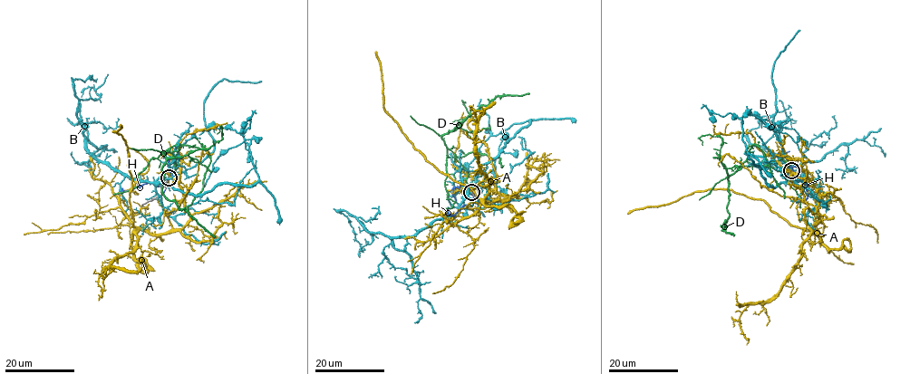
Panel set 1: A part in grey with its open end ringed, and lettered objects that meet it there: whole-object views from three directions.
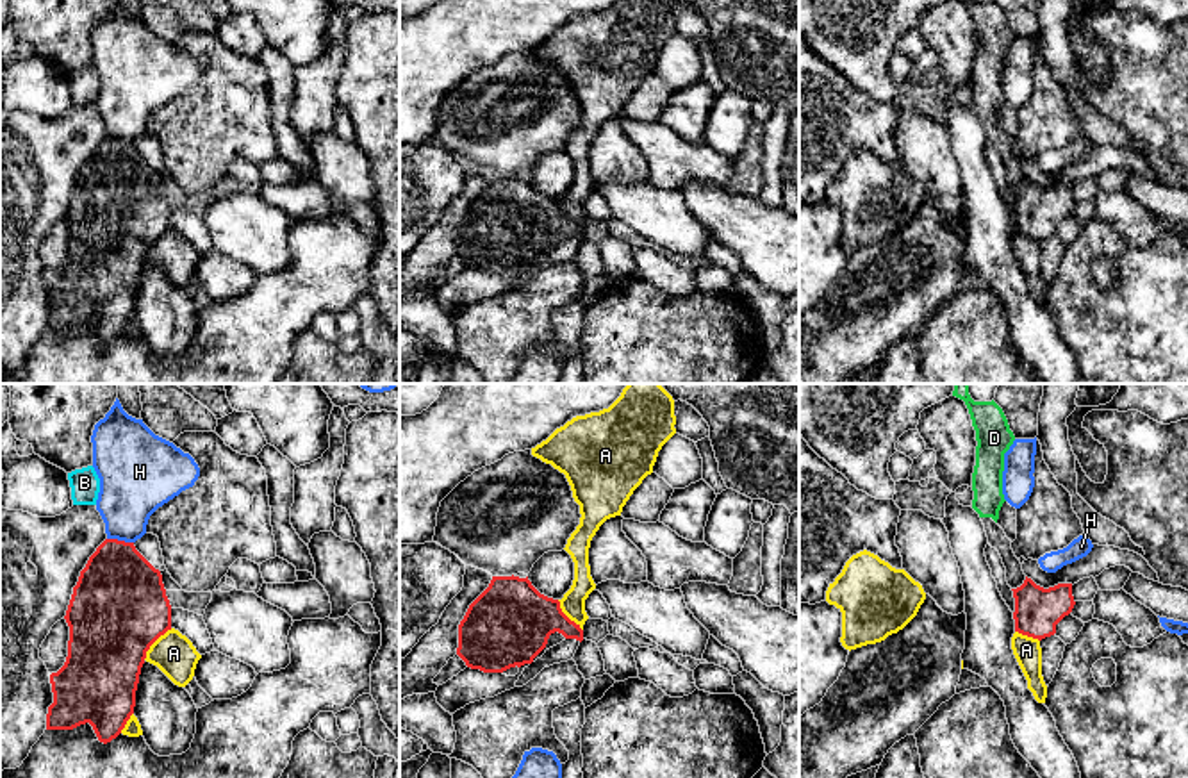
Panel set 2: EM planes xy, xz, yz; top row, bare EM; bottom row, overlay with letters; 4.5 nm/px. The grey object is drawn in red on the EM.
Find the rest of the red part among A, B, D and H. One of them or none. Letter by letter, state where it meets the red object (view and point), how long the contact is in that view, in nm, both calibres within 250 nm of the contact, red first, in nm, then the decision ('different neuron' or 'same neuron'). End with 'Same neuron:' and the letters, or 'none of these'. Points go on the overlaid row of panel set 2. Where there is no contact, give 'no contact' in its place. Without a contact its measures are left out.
A: xy (154, 641) | 190 nm | 440/190 nm | different neuron
B: no contact | different neuron
D: no contact | same neuron
H: xy (120, 541) | 120 nm | 400/300 nm | different neuron
Same neuron: D

